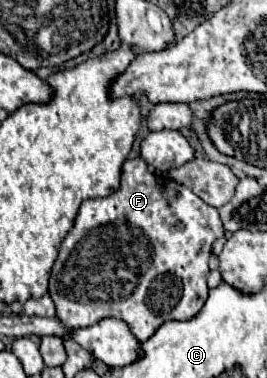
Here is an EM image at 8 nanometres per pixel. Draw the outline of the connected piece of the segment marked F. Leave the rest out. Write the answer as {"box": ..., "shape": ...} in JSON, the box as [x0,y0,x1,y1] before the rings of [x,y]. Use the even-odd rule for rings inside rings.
{"box":[50,158,224,342],"shape":[[[134,158],[134,160],[126,160],[122,166],[122,186],[118,192],[106,196],[106,198],[94,198],[94,200],[86,200],[80,206],[80,212],[74,220],[72,230],[66,234],[62,246],[60,246],[60,254],[58,260],[54,262],[52,268],[52,276],[50,276],[50,296],[56,304],[56,316],[68,326],[68,328],[86,328],[86,326],[94,326],[104,318],[120,318],[124,322],[128,322],[132,334],[144,342],[148,340],[164,322],[168,320],[190,320],[194,318],[206,298],[208,298],[208,286],[206,286],[206,276],[208,276],[208,258],[212,254],[212,244],[224,236],[224,228],[220,226],[220,218],[218,218],[218,210],[204,204],[192,190],[188,190],[186,186],[170,180],[170,178],[162,178],[158,174],[148,172],[146,162],[142,158]]]}

